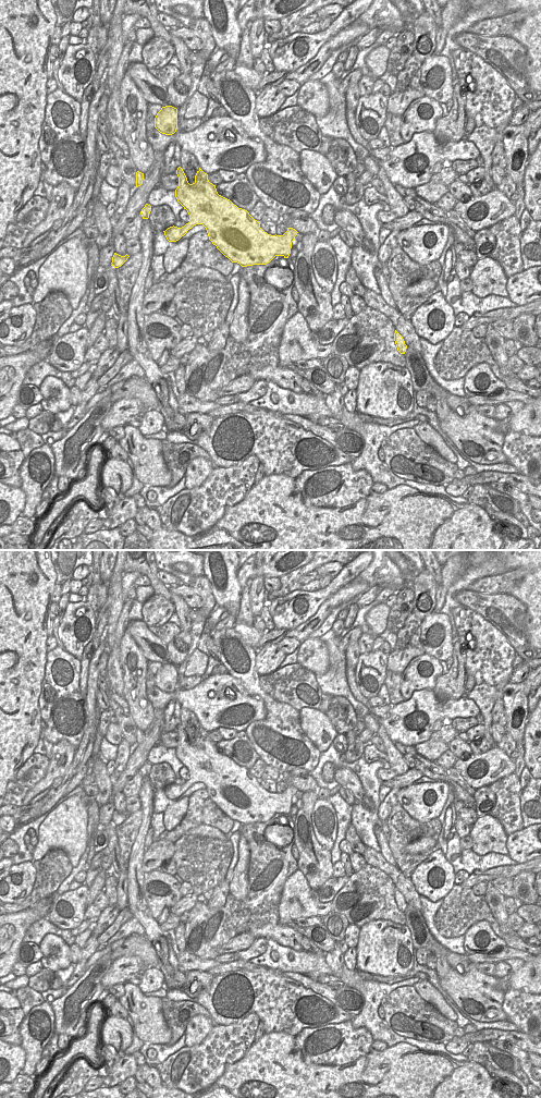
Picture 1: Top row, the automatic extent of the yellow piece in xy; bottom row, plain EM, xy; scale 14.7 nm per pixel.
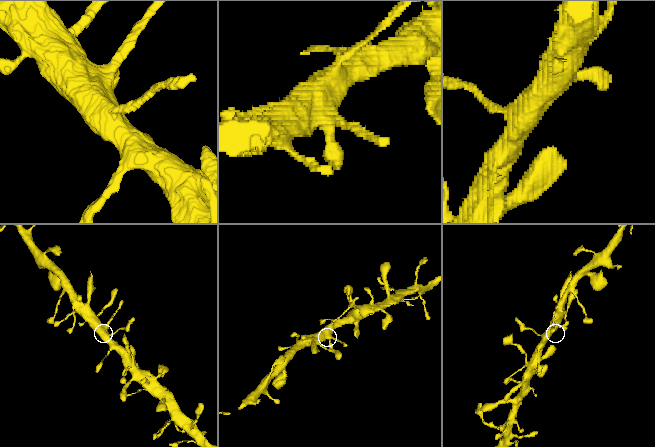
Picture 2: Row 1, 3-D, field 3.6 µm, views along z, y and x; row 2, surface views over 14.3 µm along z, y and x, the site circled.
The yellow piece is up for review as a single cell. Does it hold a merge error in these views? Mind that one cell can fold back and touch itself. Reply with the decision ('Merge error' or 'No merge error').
No merge error

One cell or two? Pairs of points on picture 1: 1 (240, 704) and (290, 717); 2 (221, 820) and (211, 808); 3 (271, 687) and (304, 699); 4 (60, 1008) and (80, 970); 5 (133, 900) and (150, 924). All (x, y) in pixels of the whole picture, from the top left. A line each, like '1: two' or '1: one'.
1: two
2: one
3: one
4: two
5: one

